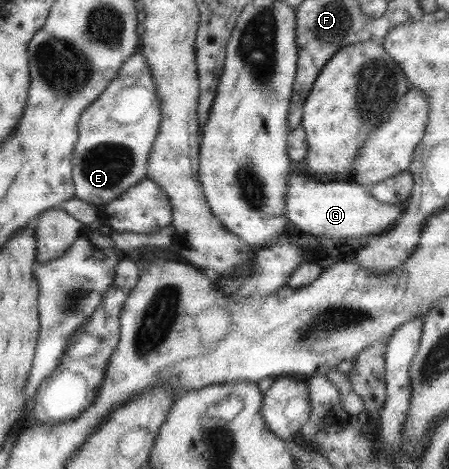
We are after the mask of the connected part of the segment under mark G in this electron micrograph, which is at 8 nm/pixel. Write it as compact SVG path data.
M290 173L288 177L285 217L291 229L301 229L311 235L325 237L369 237L385 232L403 215L404 202L379 202L367 190L351 181L317 180L307 173Z

